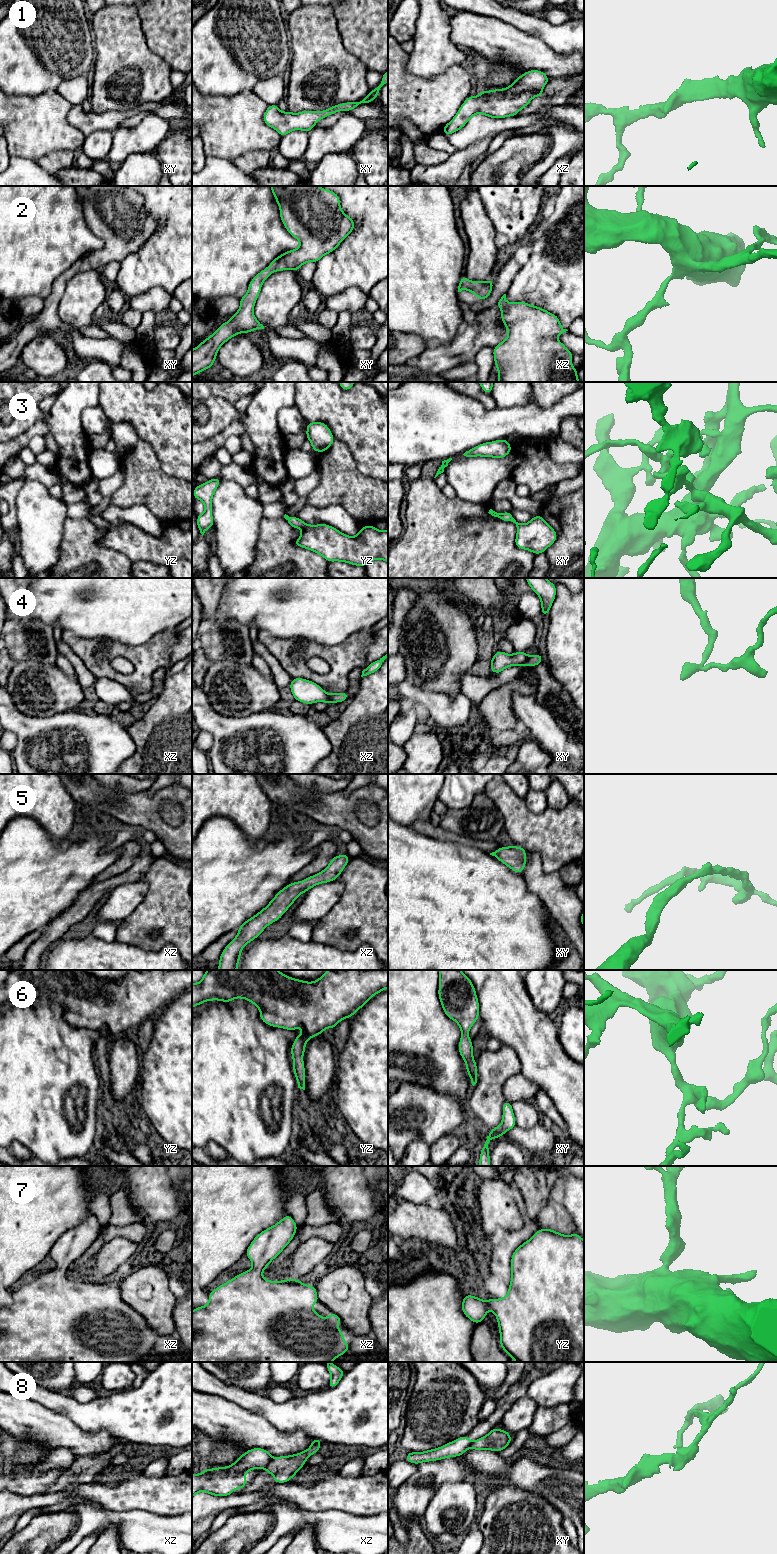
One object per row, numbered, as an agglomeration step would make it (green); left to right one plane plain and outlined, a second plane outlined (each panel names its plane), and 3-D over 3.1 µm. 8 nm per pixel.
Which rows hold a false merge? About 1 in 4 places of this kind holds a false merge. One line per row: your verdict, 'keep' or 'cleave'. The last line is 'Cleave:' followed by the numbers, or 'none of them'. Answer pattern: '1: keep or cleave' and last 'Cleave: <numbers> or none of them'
1: keep
2: keep
3: keep
4: cleave
5: keep
6: keep
7: keep
8: cleave
Cleave: 4, 8

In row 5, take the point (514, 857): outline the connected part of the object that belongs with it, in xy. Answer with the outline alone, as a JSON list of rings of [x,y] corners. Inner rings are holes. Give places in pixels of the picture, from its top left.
[[[519,846],[500,847],[495,852],[490,853],[490,855],[519,874],[522,873],[526,866],[526,849]]]

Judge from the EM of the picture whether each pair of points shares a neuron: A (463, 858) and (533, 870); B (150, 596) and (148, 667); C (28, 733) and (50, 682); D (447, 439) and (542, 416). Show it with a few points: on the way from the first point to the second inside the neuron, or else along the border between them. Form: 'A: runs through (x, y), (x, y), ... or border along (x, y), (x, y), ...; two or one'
A: border along (521, 873), (527, 888), (534, 893); two
B: border along (170, 628), (155, 633), (141, 644), (126, 645); two
C: border along (15, 703), (29, 716), (58, 714); two
D: runs through (471, 425), (493, 425), (507, 421), (518, 421); one

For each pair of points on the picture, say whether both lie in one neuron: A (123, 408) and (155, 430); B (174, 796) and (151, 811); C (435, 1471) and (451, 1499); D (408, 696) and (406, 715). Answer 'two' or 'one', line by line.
A: one
B: one
C: two
D: two

